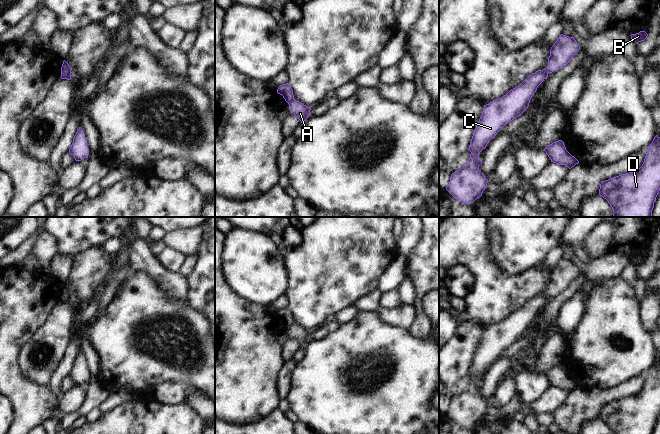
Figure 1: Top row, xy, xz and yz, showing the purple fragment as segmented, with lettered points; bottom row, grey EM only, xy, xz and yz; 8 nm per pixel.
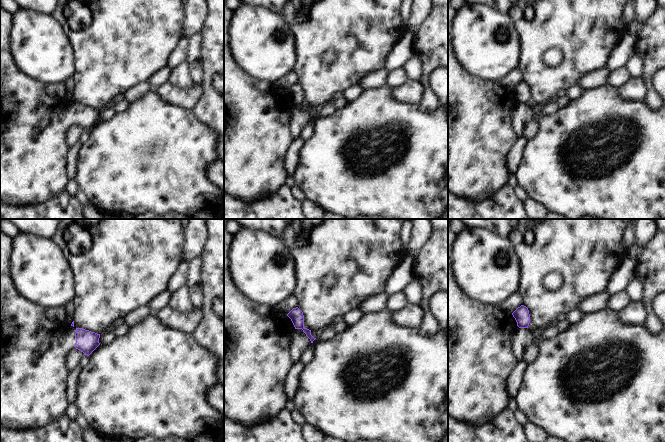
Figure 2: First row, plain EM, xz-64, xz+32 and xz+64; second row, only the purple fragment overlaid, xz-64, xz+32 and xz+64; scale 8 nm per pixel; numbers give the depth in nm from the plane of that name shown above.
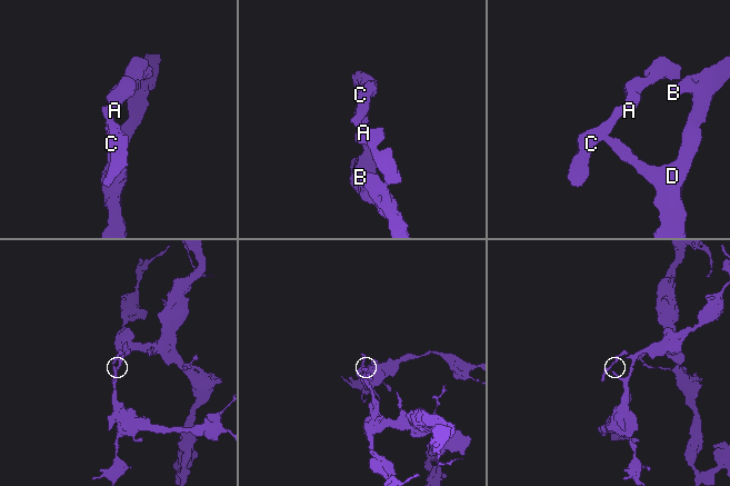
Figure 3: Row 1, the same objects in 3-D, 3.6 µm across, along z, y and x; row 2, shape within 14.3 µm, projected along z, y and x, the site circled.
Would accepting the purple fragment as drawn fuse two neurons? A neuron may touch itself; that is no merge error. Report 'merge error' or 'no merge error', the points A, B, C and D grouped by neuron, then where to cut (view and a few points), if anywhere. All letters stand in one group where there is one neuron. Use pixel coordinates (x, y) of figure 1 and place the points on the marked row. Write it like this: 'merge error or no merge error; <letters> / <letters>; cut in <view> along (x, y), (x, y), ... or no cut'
merge error; A / B C D; cut in xz along (294, 99), (289, 105)

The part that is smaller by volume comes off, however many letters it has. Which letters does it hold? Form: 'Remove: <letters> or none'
Remove: A

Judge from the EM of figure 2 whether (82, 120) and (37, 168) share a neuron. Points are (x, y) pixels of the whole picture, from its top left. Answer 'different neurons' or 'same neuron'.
same neuron

